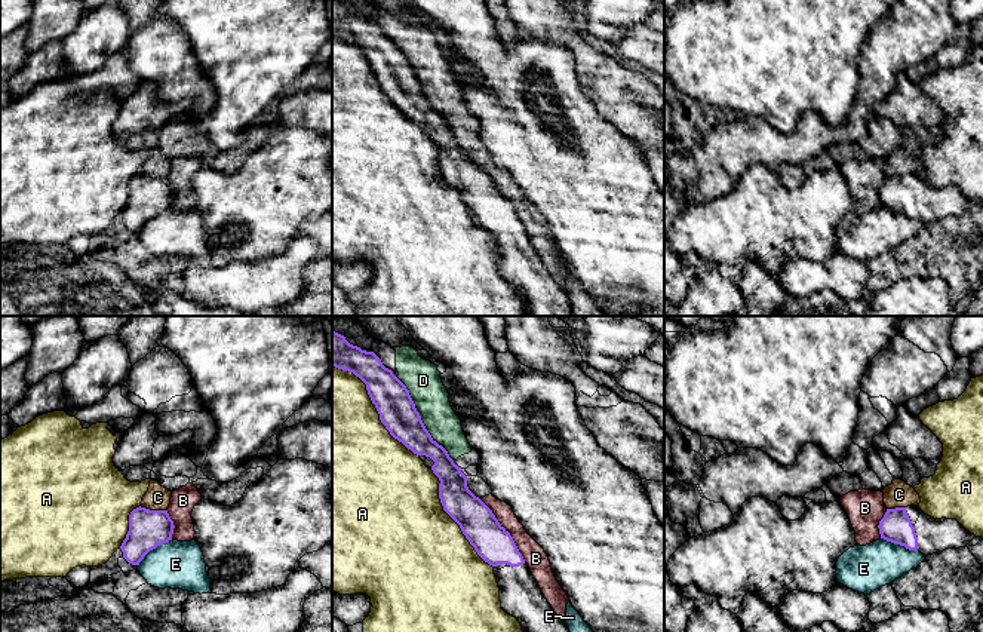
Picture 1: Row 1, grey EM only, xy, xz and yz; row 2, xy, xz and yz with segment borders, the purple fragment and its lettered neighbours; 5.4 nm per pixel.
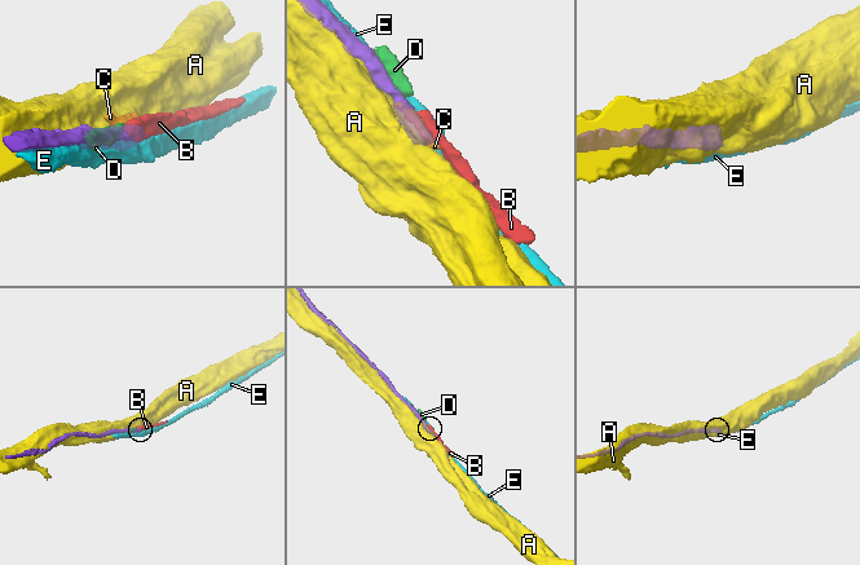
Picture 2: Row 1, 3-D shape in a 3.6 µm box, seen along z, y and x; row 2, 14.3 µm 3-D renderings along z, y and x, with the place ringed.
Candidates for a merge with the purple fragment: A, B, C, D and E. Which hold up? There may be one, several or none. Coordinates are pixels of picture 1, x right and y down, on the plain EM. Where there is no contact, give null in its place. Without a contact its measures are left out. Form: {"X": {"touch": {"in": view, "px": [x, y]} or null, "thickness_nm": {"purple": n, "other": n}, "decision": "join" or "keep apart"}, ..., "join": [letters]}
{"A": {"touch": {"in": "xz", "px": [375, 74]}, "thickness_nm": {"purple": 200, "other": 500}, "decision": "keep apart"}, "B": {"touch": {"in": "xz", "px": [507, 199]}, "thickness_nm": {"purple": 200, "other": 120}, "decision": "keep apart"}, "C": {"touch": {"in": "xy", "px": [153, 178]}, "thickness_nm": {"purple": 200, "other": 140}, "decision": "keep apart"}, "D": {"touch": {"in": "xz", "px": [420, 86]}, "thickness_nm": {"purple": 200, "other": 190}, "decision": "keep apart"}, "E": {"touch": {"in": "xy", "px": [153, 215]}, "thickness_nm": {"purple": 200, "other": 260}, "decision": "keep apart"}, "join": []}

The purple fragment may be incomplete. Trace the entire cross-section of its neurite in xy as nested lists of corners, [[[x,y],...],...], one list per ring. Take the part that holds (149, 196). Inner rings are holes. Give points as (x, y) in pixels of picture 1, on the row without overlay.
[[[141,174],[133,177],[129,182],[129,199],[120,214],[123,226],[132,233],[139,233],[150,218],[172,208],[173,196],[168,178]]]

